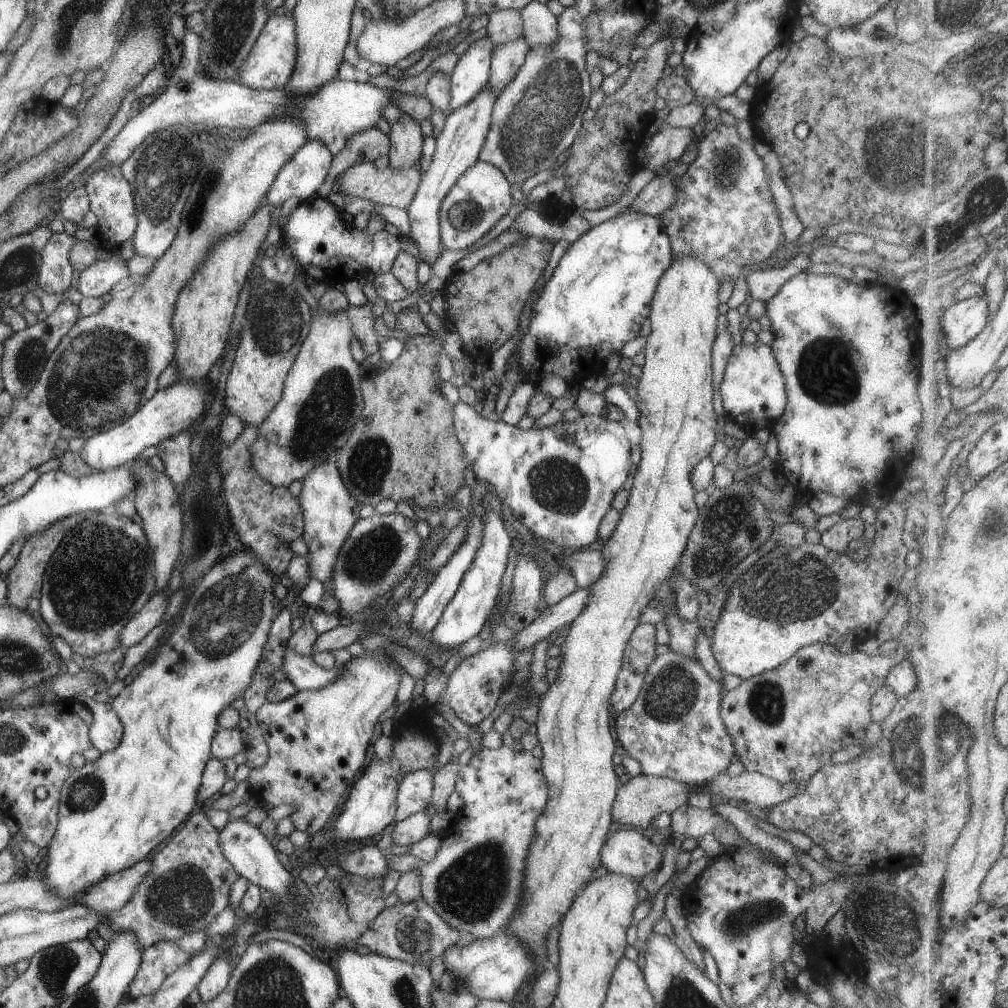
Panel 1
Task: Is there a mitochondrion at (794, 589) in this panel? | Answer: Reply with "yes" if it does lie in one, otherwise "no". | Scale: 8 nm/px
yes

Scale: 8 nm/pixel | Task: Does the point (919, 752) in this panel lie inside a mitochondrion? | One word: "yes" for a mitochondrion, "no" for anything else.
yes

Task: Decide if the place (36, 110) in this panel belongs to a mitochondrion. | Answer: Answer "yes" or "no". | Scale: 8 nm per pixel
yes

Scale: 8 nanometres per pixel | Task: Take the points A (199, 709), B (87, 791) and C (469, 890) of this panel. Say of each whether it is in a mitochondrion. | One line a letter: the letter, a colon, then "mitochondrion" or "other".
A: other
B: mitochondrion
C: mitochondrion

